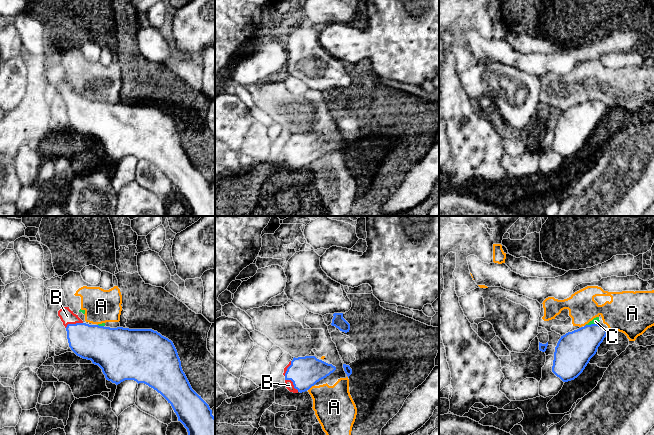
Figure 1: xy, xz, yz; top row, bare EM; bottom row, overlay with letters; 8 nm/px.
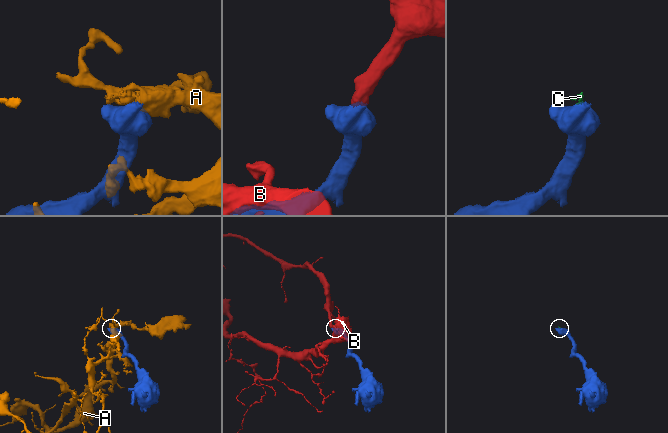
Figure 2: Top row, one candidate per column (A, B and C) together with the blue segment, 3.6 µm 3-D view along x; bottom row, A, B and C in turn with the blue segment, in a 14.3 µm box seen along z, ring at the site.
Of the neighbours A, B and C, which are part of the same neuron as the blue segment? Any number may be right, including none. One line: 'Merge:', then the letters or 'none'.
Merge: B

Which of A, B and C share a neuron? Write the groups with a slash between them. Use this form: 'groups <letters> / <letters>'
groups A C / B

